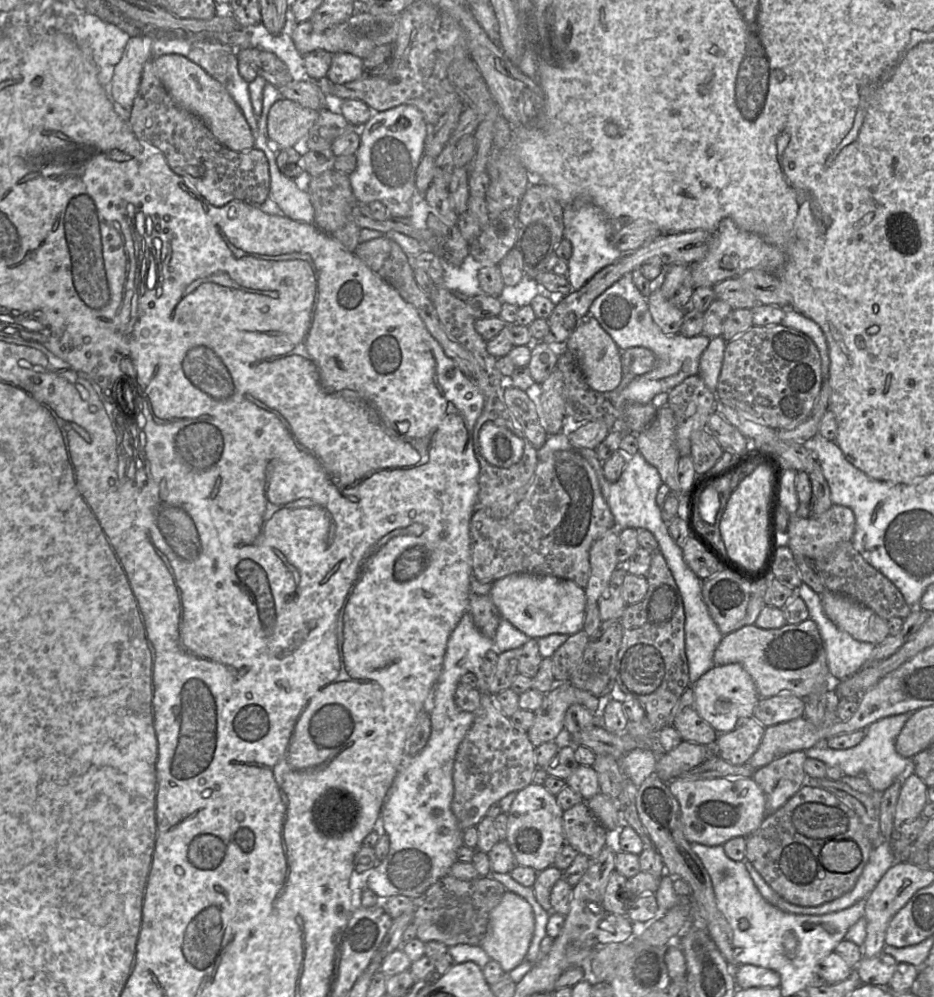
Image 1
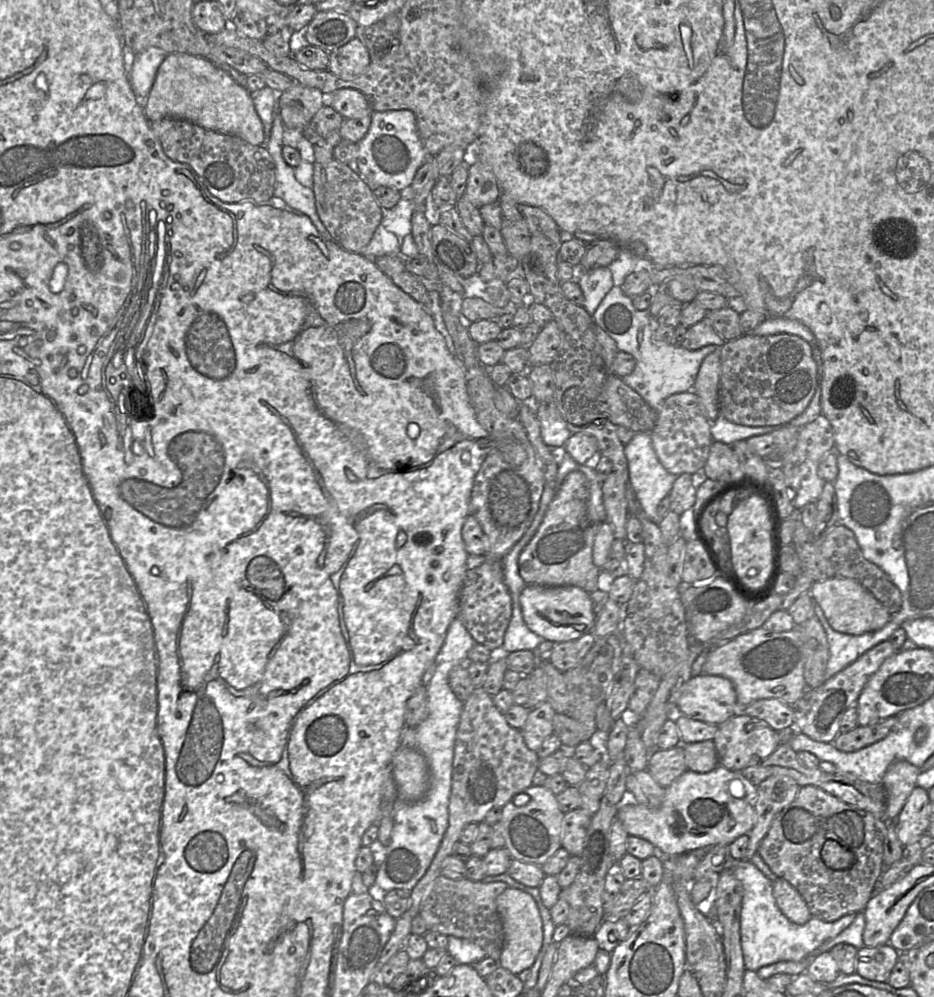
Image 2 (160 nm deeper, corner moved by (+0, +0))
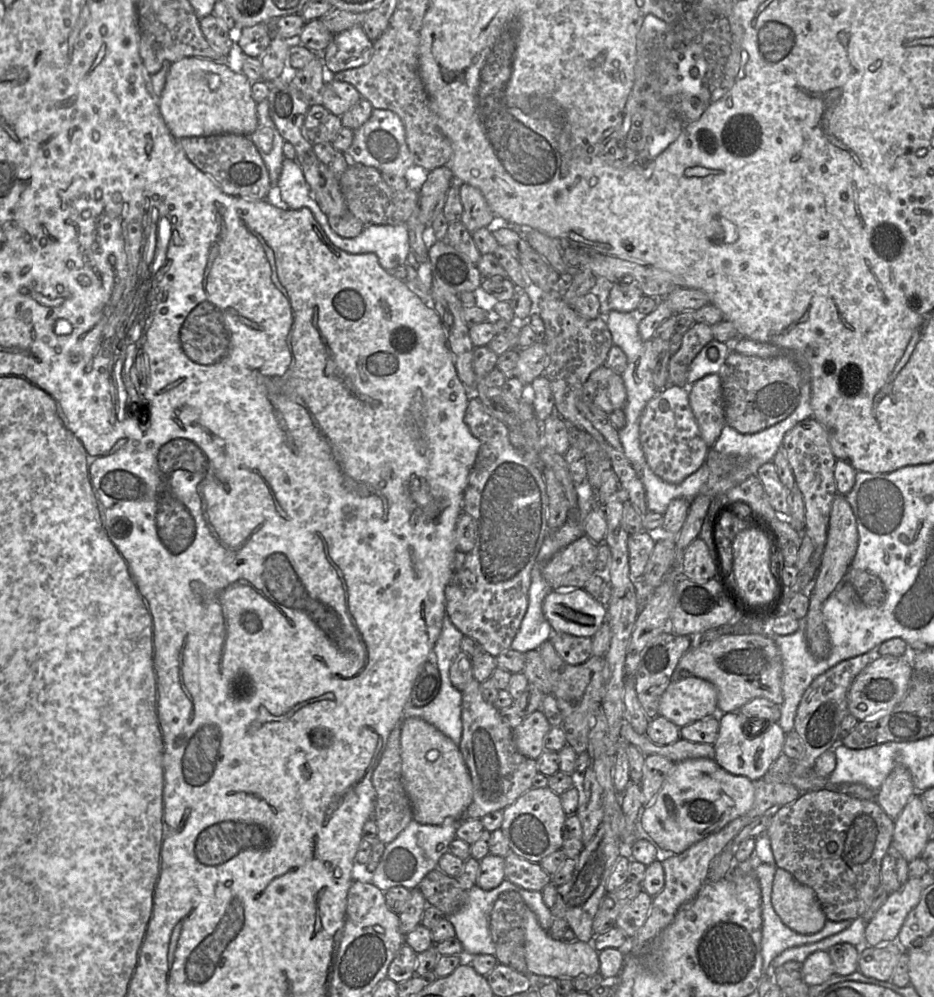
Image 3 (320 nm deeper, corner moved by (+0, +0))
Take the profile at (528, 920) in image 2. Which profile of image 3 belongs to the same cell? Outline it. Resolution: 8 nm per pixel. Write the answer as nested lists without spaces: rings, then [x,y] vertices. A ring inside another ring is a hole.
[[[524,905],[523,922],[528,973],[557,979],[561,977],[589,976],[599,972],[599,952],[592,942],[583,942],[577,939],[573,942],[565,942],[562,939],[554,939],[549,931],[541,927],[537,915],[527,905]]]

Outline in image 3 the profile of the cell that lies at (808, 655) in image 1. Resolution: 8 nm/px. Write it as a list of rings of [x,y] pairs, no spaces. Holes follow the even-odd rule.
[[[726,633],[713,641],[701,641],[682,656],[678,668],[713,683],[717,690],[717,707],[722,712],[737,712],[744,704],[757,697],[767,698],[780,706],[784,702],[780,650],[775,641],[764,634]]]

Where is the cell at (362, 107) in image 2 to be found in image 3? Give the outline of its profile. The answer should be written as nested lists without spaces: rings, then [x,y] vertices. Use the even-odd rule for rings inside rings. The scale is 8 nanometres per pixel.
[[[327,76],[318,101],[332,114],[341,117],[361,98],[360,93],[350,83]]]

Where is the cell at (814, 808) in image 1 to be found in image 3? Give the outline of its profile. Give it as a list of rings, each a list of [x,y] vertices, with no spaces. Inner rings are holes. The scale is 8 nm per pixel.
[[[832,787],[803,792],[792,803],[776,808],[766,831],[776,868],[788,871],[816,894],[827,920],[840,922],[862,917],[881,885],[882,859],[893,843],[894,820],[876,800],[862,800]]]

